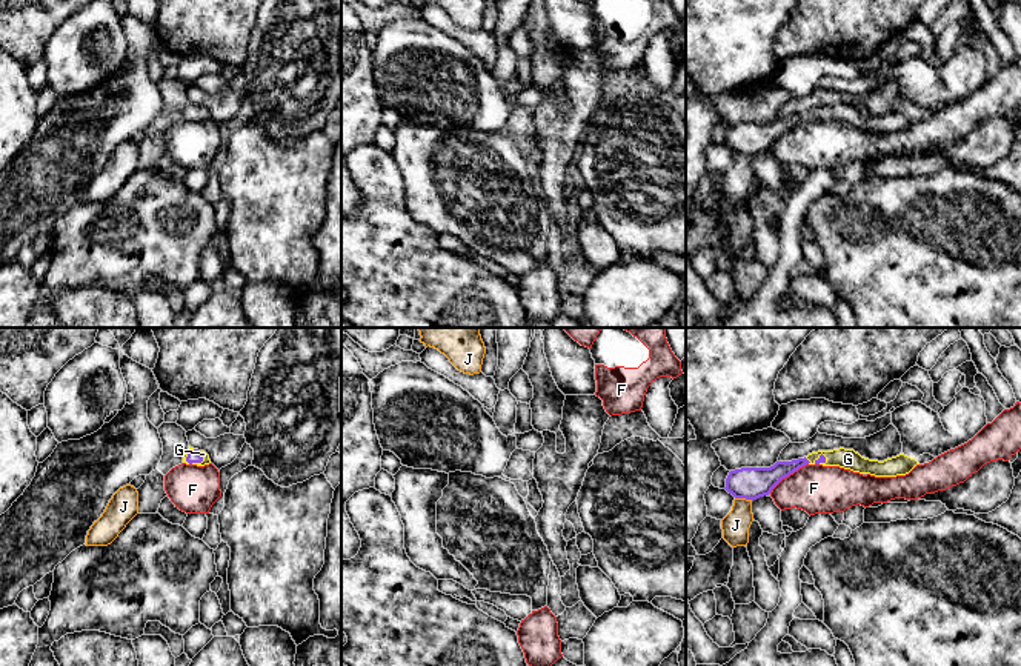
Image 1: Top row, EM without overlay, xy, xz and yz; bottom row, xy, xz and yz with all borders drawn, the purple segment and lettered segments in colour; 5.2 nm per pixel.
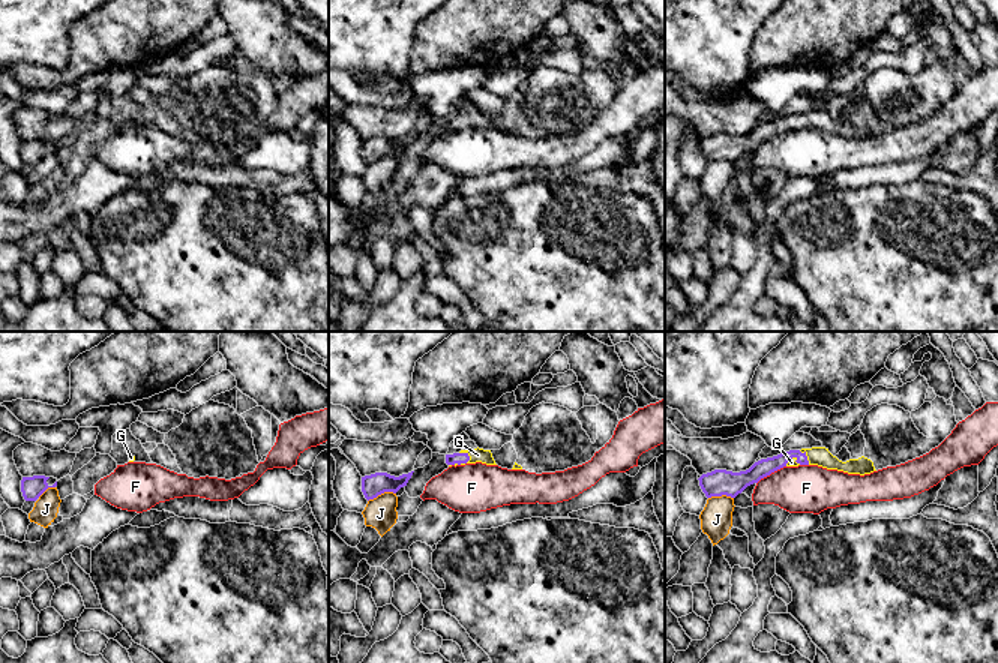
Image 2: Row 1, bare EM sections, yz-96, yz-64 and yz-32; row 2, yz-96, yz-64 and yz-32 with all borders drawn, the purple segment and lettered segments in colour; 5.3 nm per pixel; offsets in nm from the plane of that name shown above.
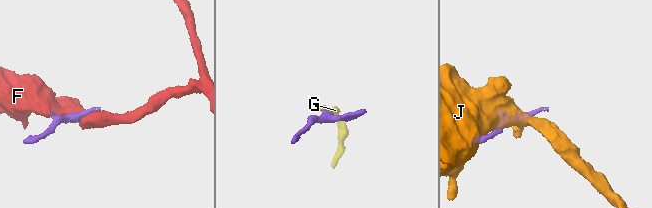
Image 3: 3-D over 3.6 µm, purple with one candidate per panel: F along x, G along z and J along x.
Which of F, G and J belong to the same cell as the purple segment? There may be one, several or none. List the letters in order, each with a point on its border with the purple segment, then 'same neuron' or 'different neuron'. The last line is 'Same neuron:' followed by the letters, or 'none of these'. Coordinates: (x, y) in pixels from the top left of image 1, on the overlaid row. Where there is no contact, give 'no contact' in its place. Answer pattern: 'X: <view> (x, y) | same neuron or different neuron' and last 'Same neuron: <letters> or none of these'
F: yz (788, 476) | different neuron
G: xy (194, 462) | same neuron
J: yz (744, 497) | different neuron
Same neuron: G

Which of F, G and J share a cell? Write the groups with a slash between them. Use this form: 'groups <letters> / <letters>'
groups F / G / J

